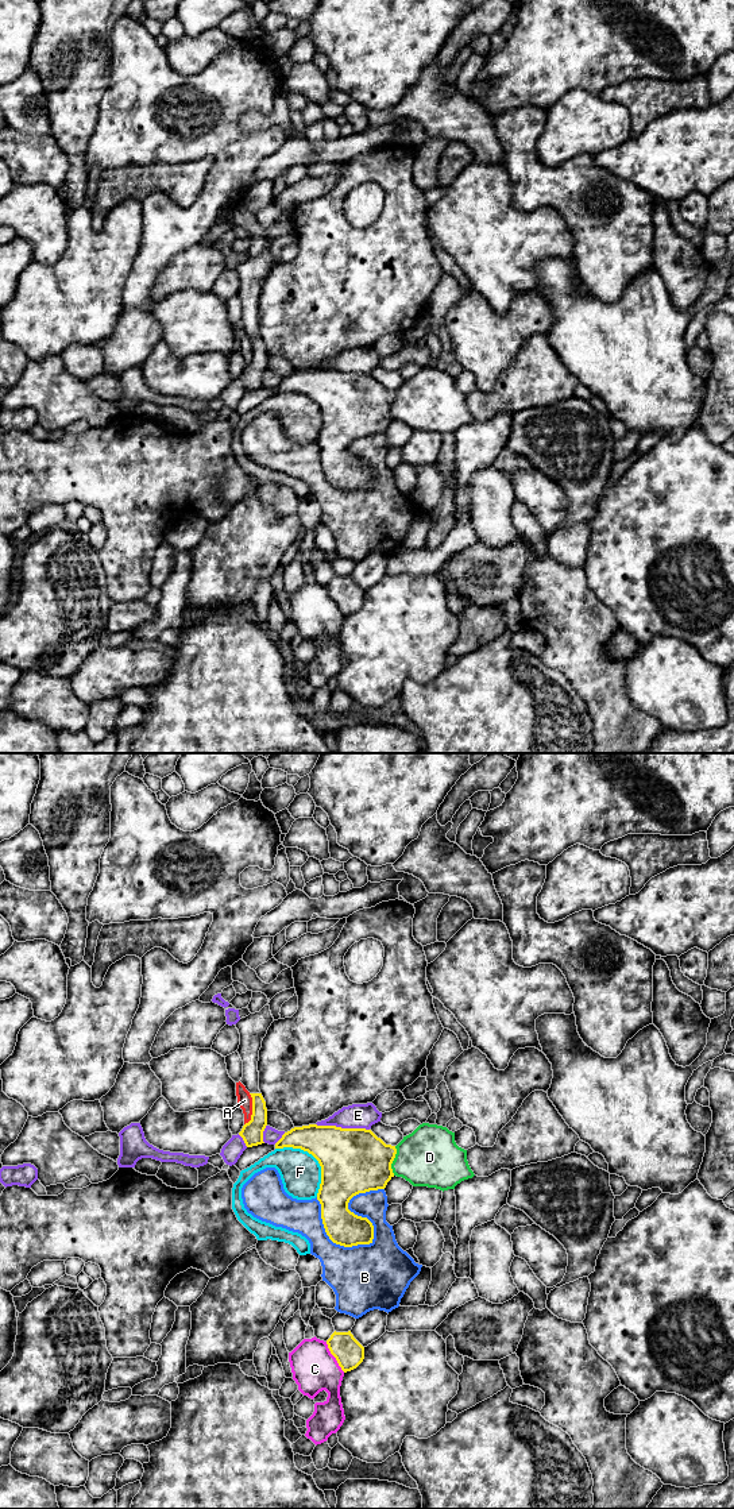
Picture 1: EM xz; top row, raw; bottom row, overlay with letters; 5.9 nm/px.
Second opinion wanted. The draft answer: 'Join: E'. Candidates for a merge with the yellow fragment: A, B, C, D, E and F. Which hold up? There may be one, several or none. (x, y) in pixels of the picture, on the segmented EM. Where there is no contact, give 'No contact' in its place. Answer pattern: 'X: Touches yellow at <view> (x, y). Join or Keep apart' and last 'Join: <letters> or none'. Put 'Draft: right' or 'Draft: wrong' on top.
Draft: wrong
A: Touches yellow at xz (252, 1110). Keep apart
B: Touches yellow at xz (370, 1222). Keep apart
C: Touches yellow at xz (333, 1355). Keep apart
D: Touches yellow at xz (393, 1160). Keep apart
E: Touches yellow at xz (343, 1129). Keep apart
F: Touches yellow at xz (315, 1157). Keep apart
Join: none

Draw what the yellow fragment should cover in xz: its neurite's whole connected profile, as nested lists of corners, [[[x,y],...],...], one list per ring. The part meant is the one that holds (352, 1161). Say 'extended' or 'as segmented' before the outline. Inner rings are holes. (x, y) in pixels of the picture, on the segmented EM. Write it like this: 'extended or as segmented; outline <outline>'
as segmented; outline [[[309,1124],[285,1132],[275,1143],[275,1149],[283,1147],[301,1149],[318,1161],[321,1184],[317,1200],[321,1204],[321,1219],[329,1239],[344,1247],[372,1243],[372,1223],[367,1217],[351,1212],[348,1203],[359,1193],[386,1188],[394,1177],[391,1163],[397,1154],[395,1146],[386,1145],[371,1130]]]

